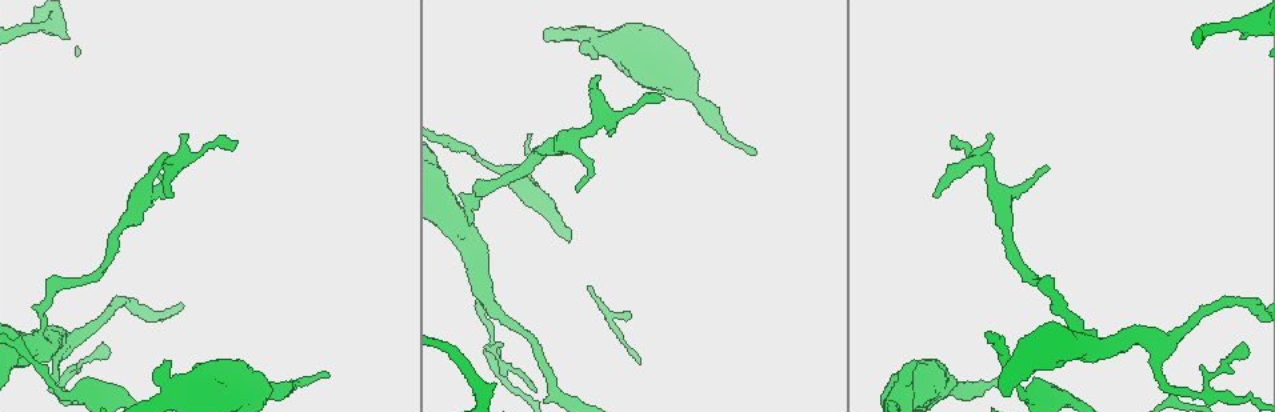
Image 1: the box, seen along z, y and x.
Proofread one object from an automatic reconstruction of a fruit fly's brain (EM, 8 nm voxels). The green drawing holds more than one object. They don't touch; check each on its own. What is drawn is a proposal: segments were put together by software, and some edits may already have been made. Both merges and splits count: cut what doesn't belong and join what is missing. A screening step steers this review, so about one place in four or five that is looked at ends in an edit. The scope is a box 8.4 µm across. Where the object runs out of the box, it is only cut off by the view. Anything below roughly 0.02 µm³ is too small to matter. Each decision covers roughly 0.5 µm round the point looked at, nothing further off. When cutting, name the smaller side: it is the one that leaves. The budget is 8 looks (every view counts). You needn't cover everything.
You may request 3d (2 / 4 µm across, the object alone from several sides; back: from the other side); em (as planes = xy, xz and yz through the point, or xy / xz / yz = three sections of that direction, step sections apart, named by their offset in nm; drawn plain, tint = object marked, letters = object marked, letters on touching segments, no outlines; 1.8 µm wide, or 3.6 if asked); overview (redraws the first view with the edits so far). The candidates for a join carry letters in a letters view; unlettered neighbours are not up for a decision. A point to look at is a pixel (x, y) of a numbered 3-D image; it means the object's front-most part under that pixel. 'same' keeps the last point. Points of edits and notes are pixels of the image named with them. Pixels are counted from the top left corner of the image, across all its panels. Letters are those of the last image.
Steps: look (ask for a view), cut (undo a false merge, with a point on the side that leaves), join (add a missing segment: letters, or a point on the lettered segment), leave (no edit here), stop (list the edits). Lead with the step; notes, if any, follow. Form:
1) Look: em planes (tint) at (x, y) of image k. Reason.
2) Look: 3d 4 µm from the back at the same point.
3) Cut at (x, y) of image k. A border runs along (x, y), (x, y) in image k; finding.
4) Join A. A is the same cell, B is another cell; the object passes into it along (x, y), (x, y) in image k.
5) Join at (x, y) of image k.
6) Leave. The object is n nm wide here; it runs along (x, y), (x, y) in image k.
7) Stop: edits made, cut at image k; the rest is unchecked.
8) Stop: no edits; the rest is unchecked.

Look: 3d 2 µm at (576, 192) of image 1. Tapers out.

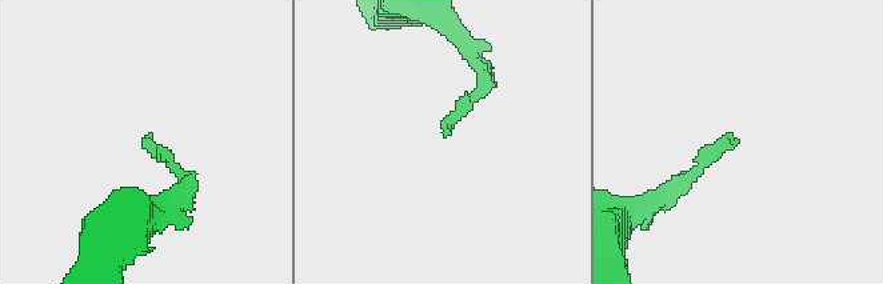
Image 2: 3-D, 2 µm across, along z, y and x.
Look: em planes (plain) at (735, 145) of image 2. Need the tissue.

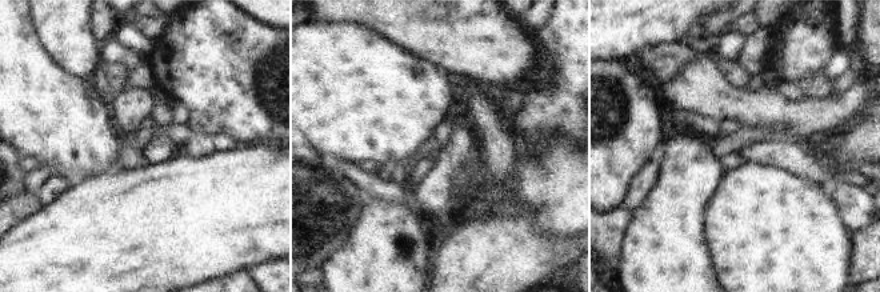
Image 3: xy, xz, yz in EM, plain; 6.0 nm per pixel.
Look: em planes (letters) at the same point.

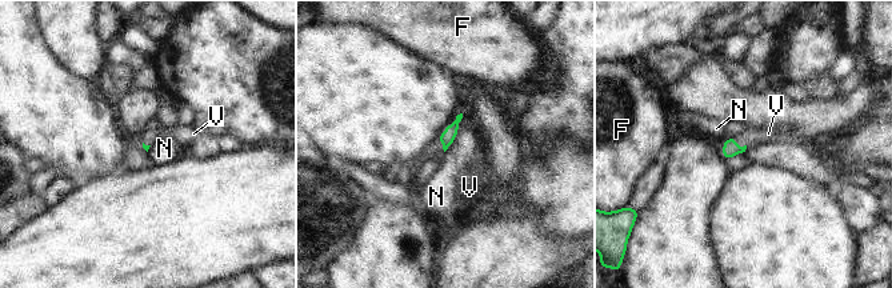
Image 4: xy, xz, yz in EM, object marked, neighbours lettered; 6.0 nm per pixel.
Join V. V is the same cell, F and N are other cells; the object passes into it along (730, 148), (738, 146), (751, 135) in image 4; it goes on there.

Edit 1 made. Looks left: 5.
Look: overview.

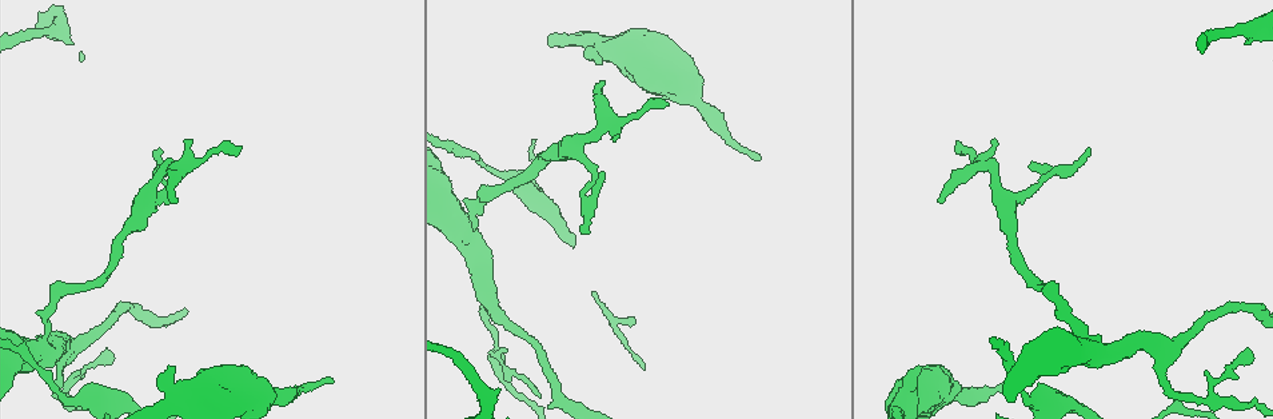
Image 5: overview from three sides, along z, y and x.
Look: 3d 2 µm at (959, 146) of image 5. An open end.

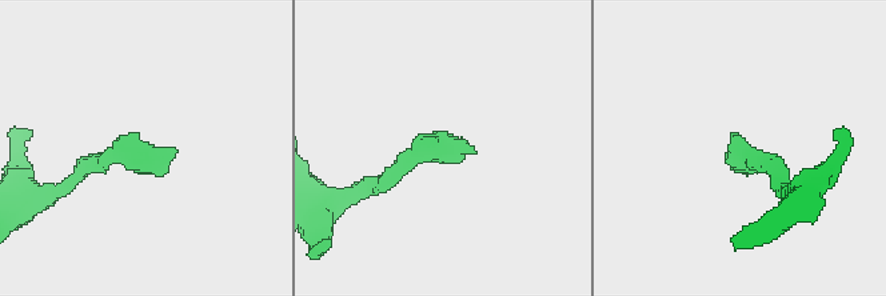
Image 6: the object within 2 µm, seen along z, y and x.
Look: em 3.6 µm planes (letters) at (471, 148) of image 6.

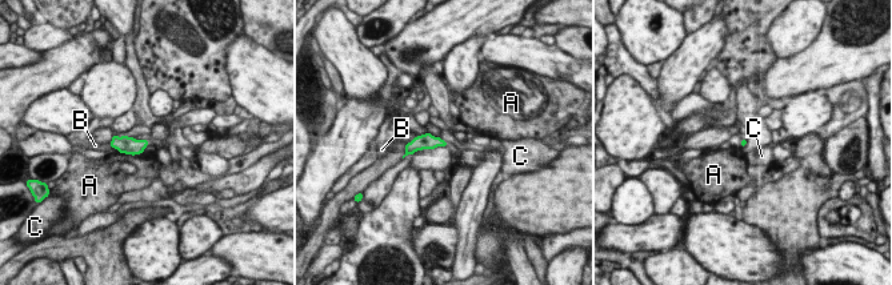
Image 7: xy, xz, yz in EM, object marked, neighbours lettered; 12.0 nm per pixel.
Leave. A, B and C are other cells; a border runs along (144, 149), (136, 155), (120, 152) in image 7; none of them fits.

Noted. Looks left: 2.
Look: em planes (letters) at (921, 370) of image 5. Free end.

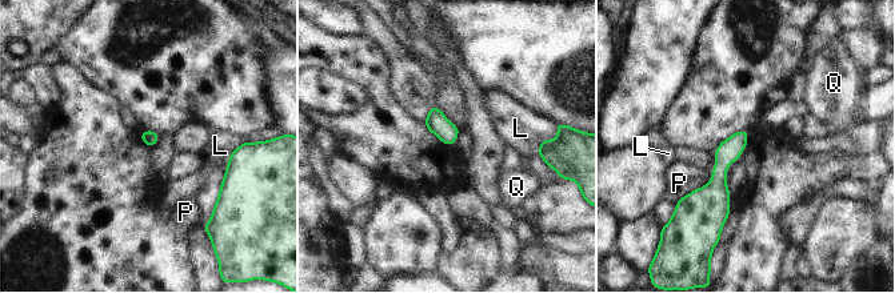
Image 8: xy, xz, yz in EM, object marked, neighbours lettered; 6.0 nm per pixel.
Leave. L, P and Q are other cells; a border runs along (712, 168), (707, 183), (675, 204) in image 8; none of them fits.

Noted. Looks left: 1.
Stop: edits made, join at image 4; the rest is unchecked.

